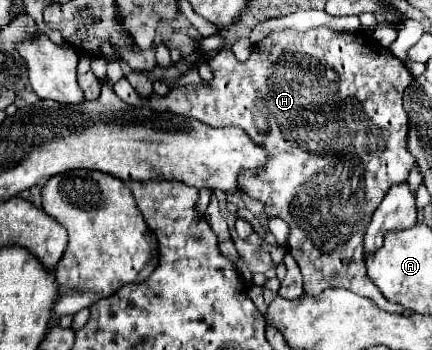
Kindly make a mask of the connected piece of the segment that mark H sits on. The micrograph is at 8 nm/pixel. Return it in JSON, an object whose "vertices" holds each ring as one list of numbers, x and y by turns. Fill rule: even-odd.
{"vertices":[[321,27,305,33,295,29,271,31,253,47,251,57,245,63,237,61,235,55,223,47,209,57,209,65,213,71,211,81,171,89,165,97,153,95,143,99,125,77,119,79,113,89,119,99,133,107,149,107,161,113,171,111,211,127,241,127,255,145,267,151,267,163,261,169,241,171,237,183,245,195,265,205,267,215,281,217,289,225,291,233,287,247,301,269,307,295,343,287,371,299,387,313,413,315,411,309,403,309,379,293,367,275,363,259,363,233,373,211,393,185,407,181,409,169,415,163,405,145,409,125,401,97,405,87,413,81,405,63,371,37]]}

